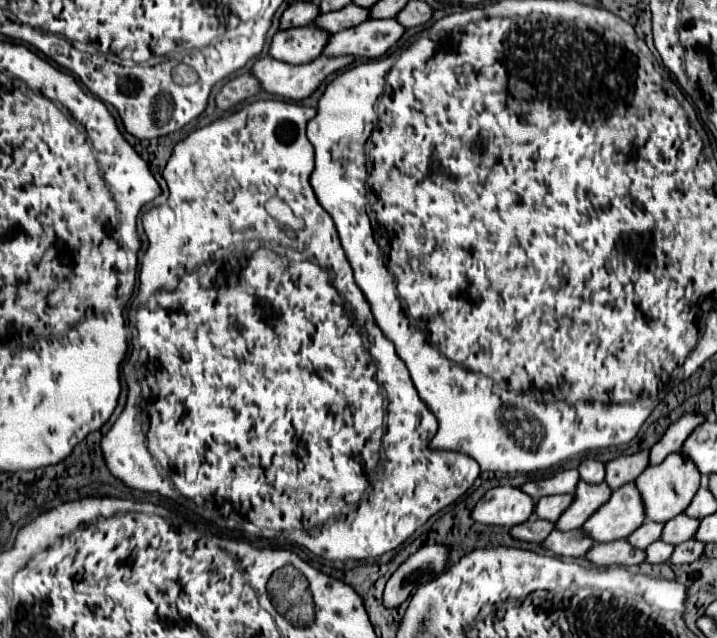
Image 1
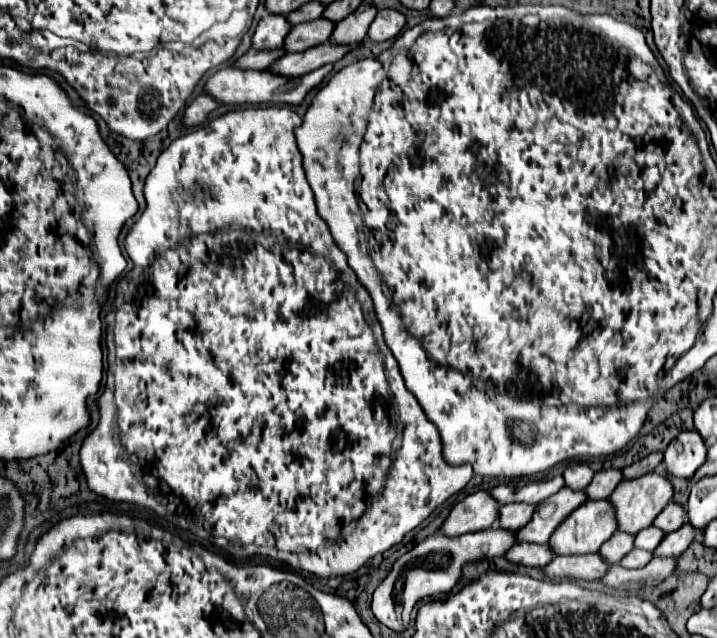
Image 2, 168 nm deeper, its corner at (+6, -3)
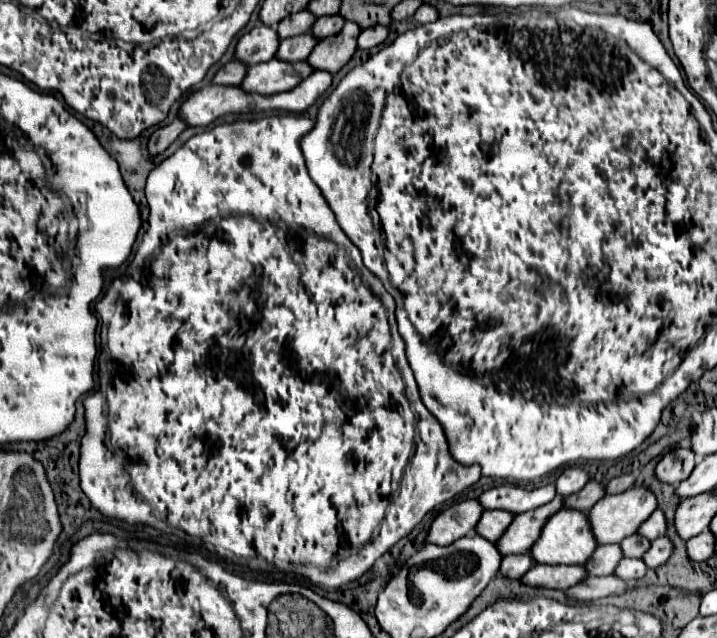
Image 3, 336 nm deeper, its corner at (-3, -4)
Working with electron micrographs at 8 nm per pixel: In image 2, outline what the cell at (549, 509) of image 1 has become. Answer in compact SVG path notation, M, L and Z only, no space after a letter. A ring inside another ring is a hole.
M505 504L501 506L499 524L501 528L507 528L507 530L519 530L519 526L527 526L527 522L531 520L531 514L535 514L535 506Z

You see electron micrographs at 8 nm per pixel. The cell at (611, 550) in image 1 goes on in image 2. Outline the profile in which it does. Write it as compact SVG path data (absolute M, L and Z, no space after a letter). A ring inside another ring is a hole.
M595 554L585 556L555 556L545 570L547 578L583 578L583 580L597 580L607 574L611 564Z

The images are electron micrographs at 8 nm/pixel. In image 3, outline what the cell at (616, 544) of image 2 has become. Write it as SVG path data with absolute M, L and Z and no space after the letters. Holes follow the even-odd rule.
M600 545L594 551L592 559L588 559L588 563L584 563L584 567L588 571L588 577L612 575L620 557L622 557L622 553L620 553L618 545Z

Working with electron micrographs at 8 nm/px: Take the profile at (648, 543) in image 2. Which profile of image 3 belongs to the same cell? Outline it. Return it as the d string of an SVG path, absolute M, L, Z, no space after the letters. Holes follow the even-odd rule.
M630 535L628 539L622 539L620 549L624 557L640 557L650 547L650 541L640 535Z

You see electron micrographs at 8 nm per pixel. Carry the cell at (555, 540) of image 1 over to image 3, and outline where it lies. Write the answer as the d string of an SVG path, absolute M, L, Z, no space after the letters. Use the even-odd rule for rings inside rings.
M506 555L504 563L500 565L500 575L508 579L520 579L530 567L532 567L532 557L530 555Z

